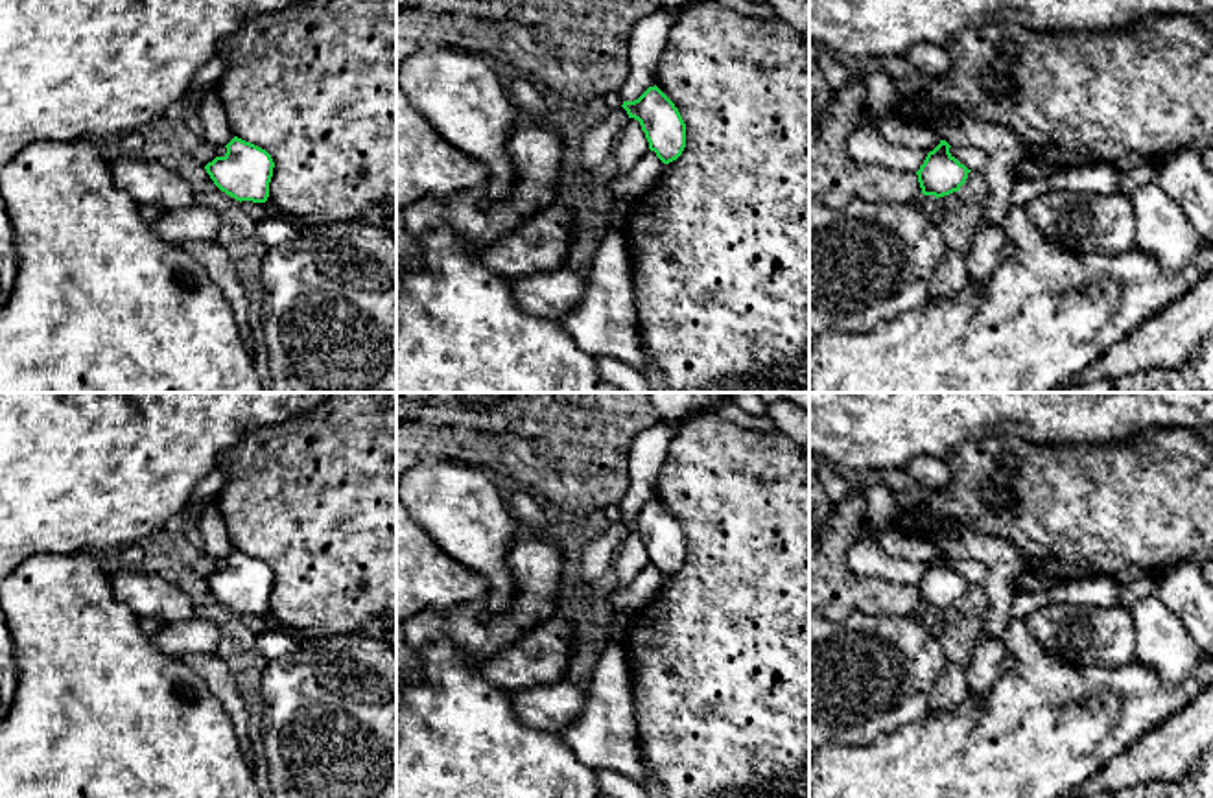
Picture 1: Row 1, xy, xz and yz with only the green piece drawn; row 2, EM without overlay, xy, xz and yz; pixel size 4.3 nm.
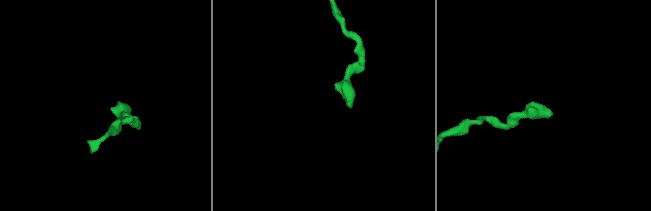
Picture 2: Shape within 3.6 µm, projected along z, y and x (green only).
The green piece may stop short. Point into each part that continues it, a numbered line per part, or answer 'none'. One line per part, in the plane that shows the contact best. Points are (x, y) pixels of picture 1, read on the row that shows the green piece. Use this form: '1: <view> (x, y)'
none

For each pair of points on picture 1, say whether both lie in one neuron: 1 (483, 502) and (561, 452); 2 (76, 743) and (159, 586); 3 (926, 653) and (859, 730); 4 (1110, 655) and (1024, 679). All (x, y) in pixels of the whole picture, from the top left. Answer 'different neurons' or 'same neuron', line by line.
1: different neurons
2: different neurons
3: same neuron
4: different neurons

